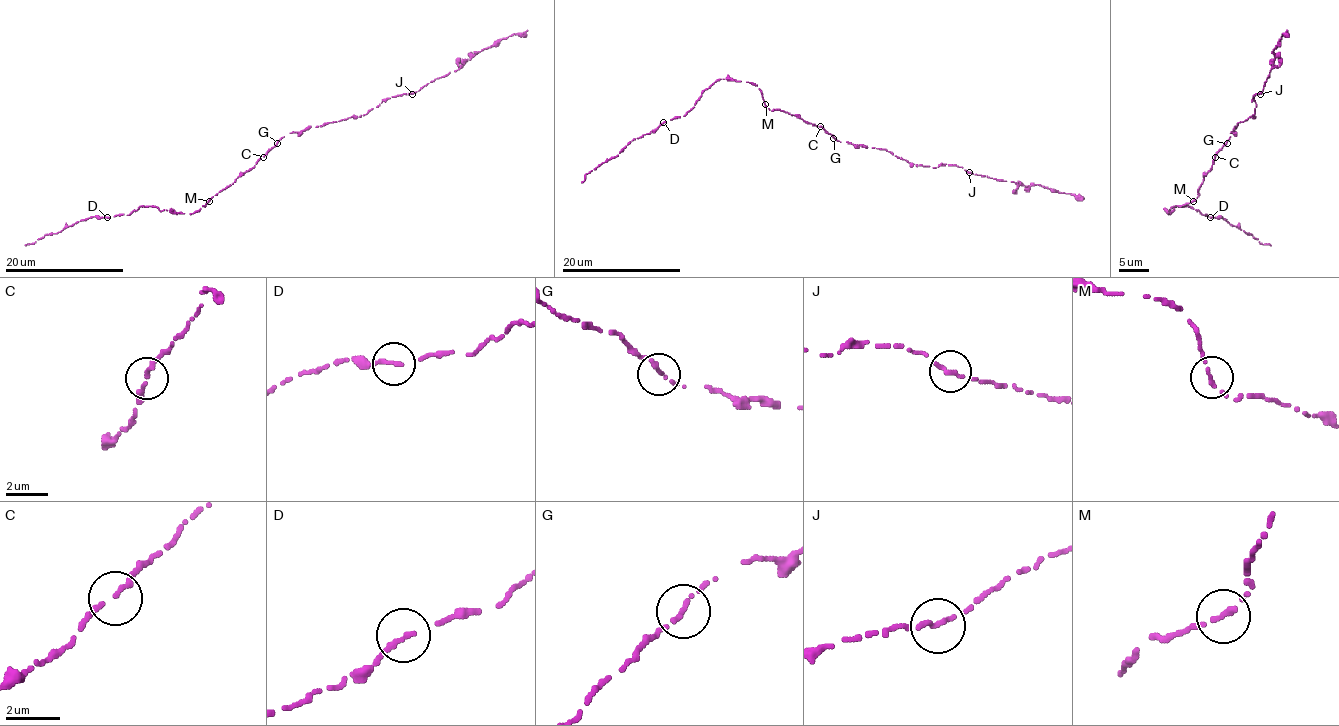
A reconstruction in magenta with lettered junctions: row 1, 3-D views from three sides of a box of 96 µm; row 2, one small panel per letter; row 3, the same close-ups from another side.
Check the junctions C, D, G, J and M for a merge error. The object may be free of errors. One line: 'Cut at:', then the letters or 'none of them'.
Cut at: none of them

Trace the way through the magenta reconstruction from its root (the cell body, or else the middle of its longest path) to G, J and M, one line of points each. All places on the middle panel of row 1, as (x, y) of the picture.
G: (820, 126), (833, 138)
J: (820, 126), (839, 141), (885, 149), (913, 165), (935, 168), (946, 163), (969, 172)
M: (820, 126), (787, 112), (770, 110), (765, 104)

